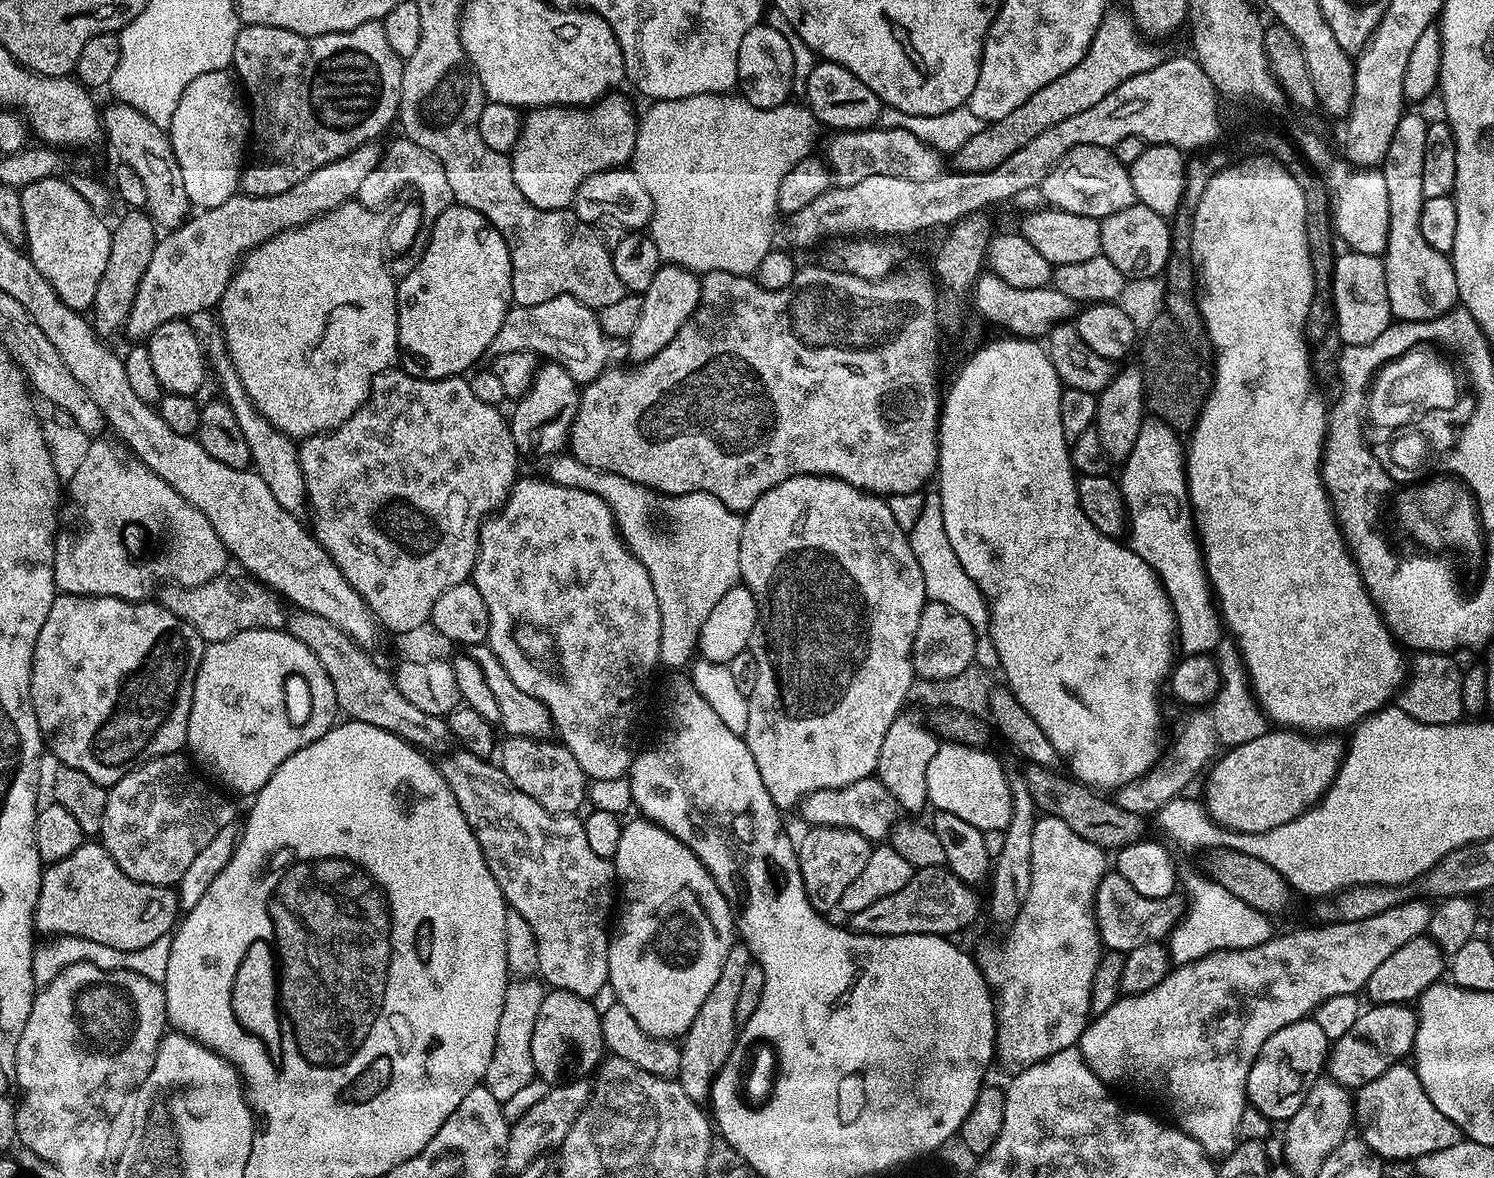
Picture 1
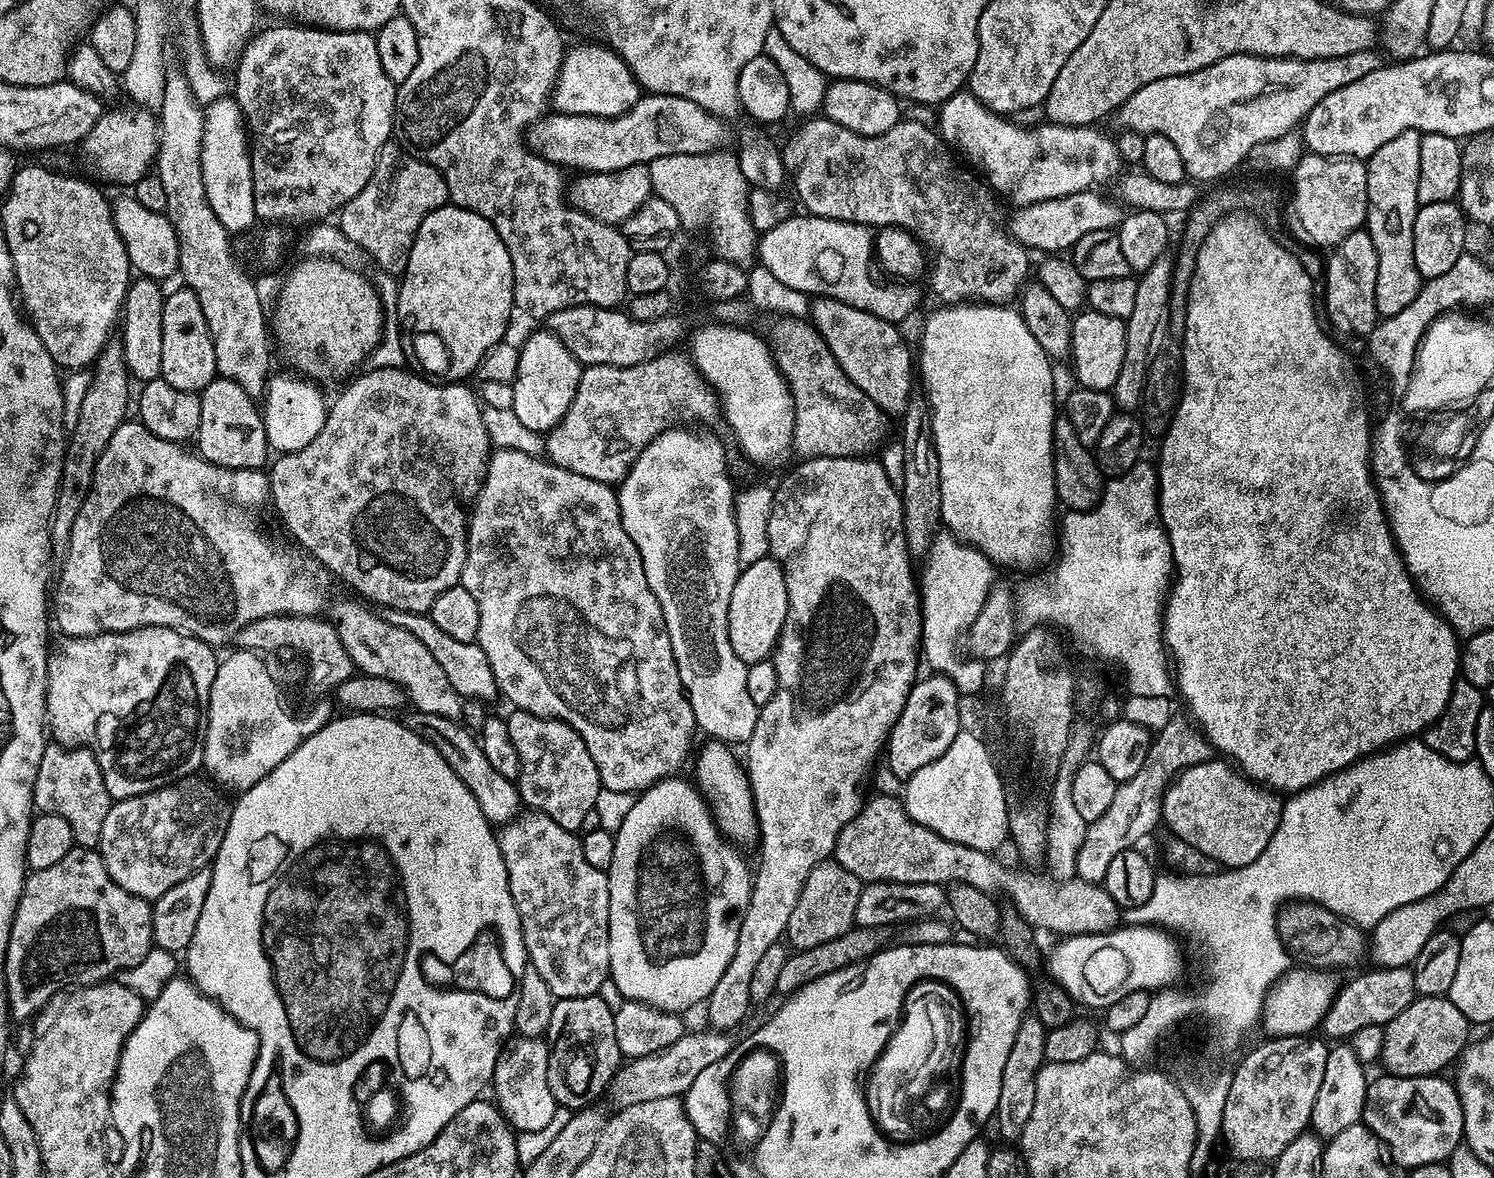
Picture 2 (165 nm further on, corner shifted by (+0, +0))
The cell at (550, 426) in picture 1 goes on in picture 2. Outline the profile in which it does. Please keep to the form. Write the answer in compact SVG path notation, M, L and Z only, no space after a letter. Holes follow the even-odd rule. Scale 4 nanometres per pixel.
M549 330L536 332L525 344L519 345L518 374L512 379L514 390L514 414L530 430L547 434L553 426L570 410L582 365L566 345Z

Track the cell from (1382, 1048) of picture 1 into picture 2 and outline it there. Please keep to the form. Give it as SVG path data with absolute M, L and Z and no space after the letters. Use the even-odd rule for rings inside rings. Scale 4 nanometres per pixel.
M1447 995L1420 996L1402 1014L1383 1025L1384 1041L1379 1059L1393 1076L1435 1076L1444 1067L1455 1065L1461 1052L1468 1047L1470 1025L1468 1019L1450 1002Z

